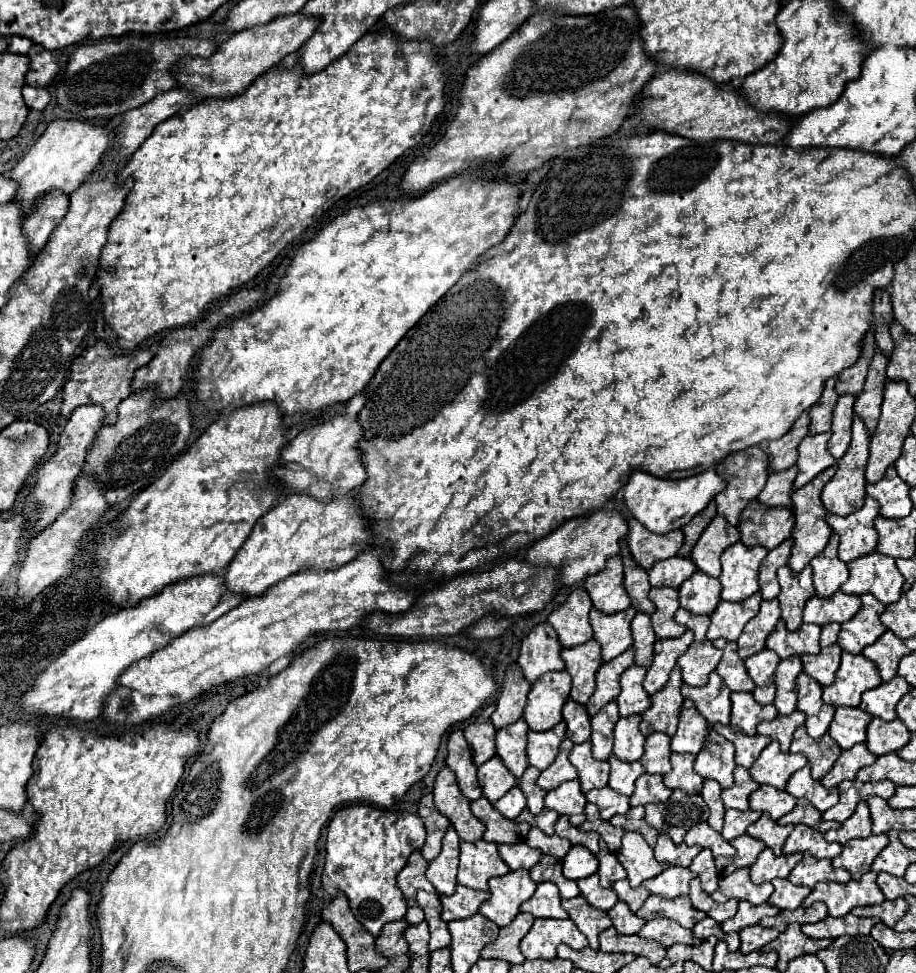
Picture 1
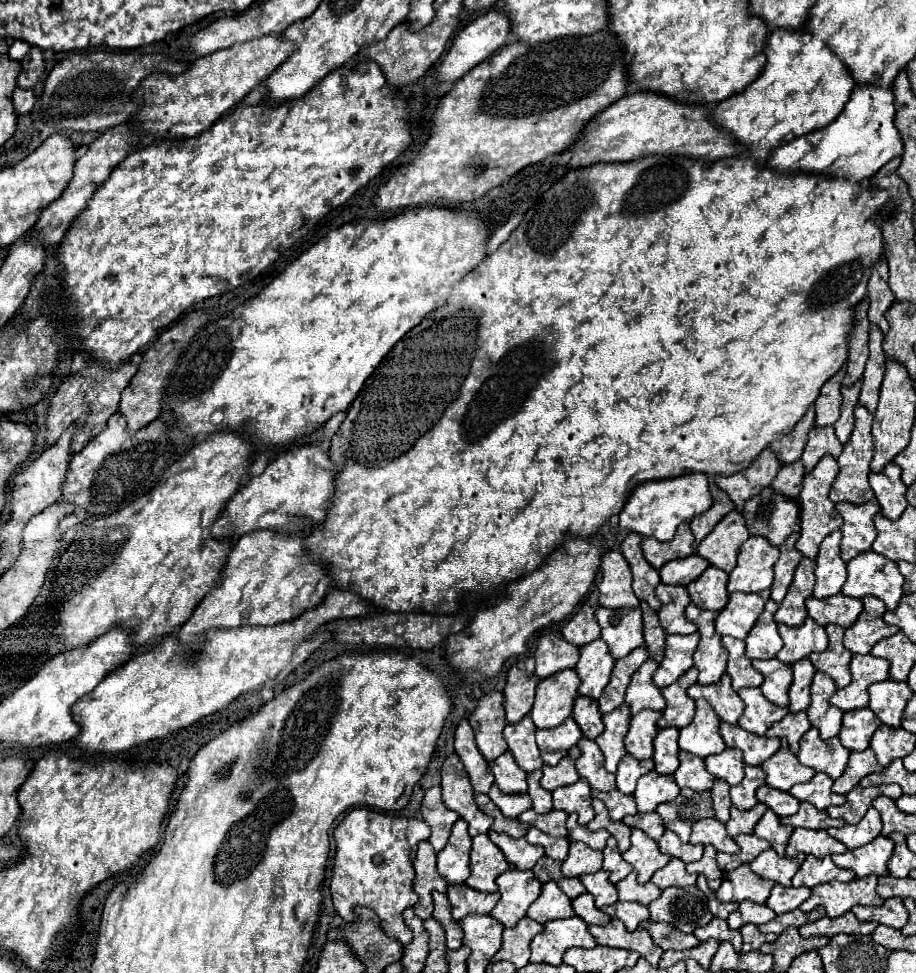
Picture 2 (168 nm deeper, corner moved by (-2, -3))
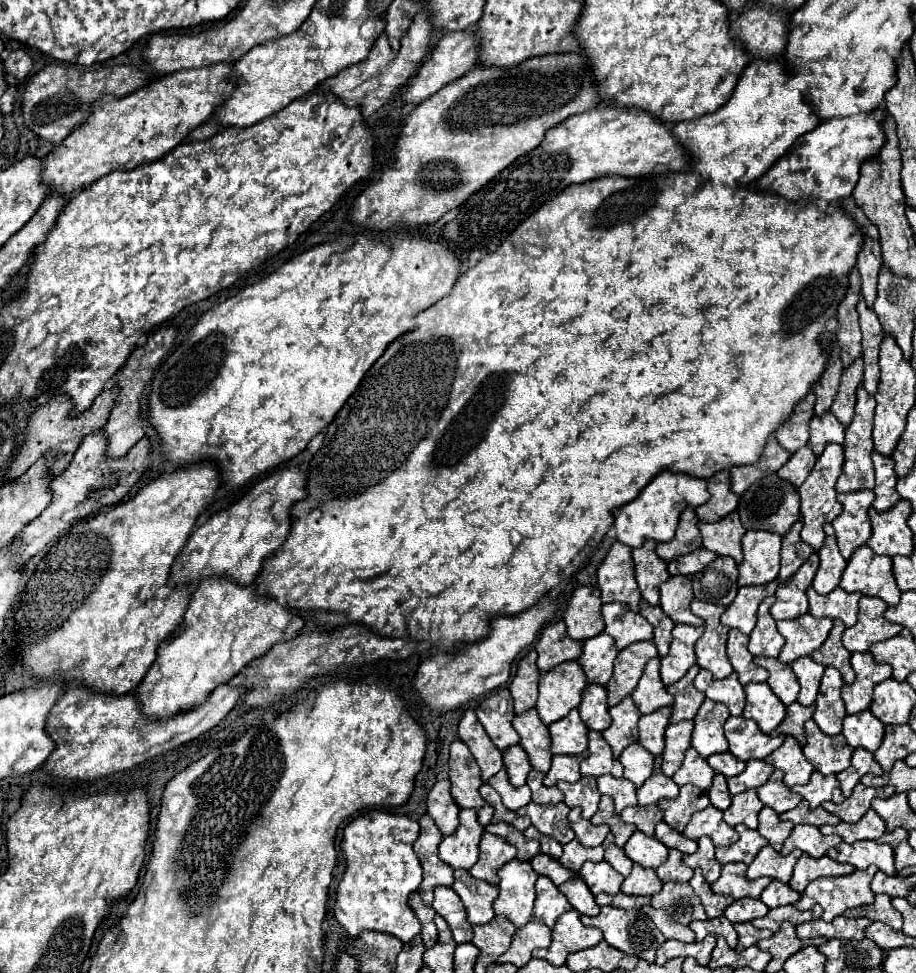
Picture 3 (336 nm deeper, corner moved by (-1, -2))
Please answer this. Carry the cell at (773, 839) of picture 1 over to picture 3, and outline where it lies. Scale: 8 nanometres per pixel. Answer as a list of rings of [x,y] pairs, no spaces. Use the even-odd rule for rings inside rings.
[[[771,807],[761,809],[757,831],[769,841],[769,845],[775,851],[781,851],[781,847],[783,847],[785,839],[789,837],[791,829],[793,829],[793,823],[791,821],[781,821],[779,815]]]

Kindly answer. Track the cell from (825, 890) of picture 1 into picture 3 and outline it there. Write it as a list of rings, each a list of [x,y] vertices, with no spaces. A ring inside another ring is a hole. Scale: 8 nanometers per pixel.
[[[871,865],[863,871],[855,871],[847,877],[831,877],[831,879],[815,879],[807,885],[801,899],[795,903],[799,911],[811,909],[815,903],[823,907],[823,921],[833,921],[849,907],[871,905],[875,895],[871,891],[871,879],[877,873],[877,867]]]

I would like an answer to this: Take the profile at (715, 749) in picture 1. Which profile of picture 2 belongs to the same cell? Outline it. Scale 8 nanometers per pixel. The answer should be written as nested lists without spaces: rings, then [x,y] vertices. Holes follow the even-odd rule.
[[[726,748],[720,754],[712,754],[706,758],[706,768],[716,778],[726,780],[730,786],[740,784],[744,778],[744,760],[742,752],[736,748]]]

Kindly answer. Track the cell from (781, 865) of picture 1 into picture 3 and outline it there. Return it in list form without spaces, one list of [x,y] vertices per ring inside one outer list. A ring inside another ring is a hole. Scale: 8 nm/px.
[[[767,845],[757,853],[753,863],[747,867],[747,877],[749,879],[759,879],[759,877],[767,875],[767,877],[777,879],[781,883],[789,883],[795,863],[797,863],[797,857],[793,853],[781,855]]]

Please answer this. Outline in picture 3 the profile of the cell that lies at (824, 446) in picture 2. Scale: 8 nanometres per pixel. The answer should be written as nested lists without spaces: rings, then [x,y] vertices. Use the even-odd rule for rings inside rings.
[[[825,413],[823,417],[813,417],[811,423],[809,423],[809,431],[811,431],[811,437],[809,437],[809,447],[811,451],[819,457],[823,453],[823,449],[829,445],[829,443],[839,443],[843,445],[843,437],[845,437],[845,431],[843,431],[843,425],[835,419],[833,413]]]

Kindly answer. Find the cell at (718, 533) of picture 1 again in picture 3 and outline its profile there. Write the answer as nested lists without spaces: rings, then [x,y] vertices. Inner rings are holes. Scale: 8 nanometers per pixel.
[[[737,511],[729,513],[727,517],[715,523],[699,523],[699,531],[703,535],[703,547],[707,551],[713,551],[715,555],[733,557],[735,563],[743,561],[741,537],[745,535],[745,529],[739,521]]]

